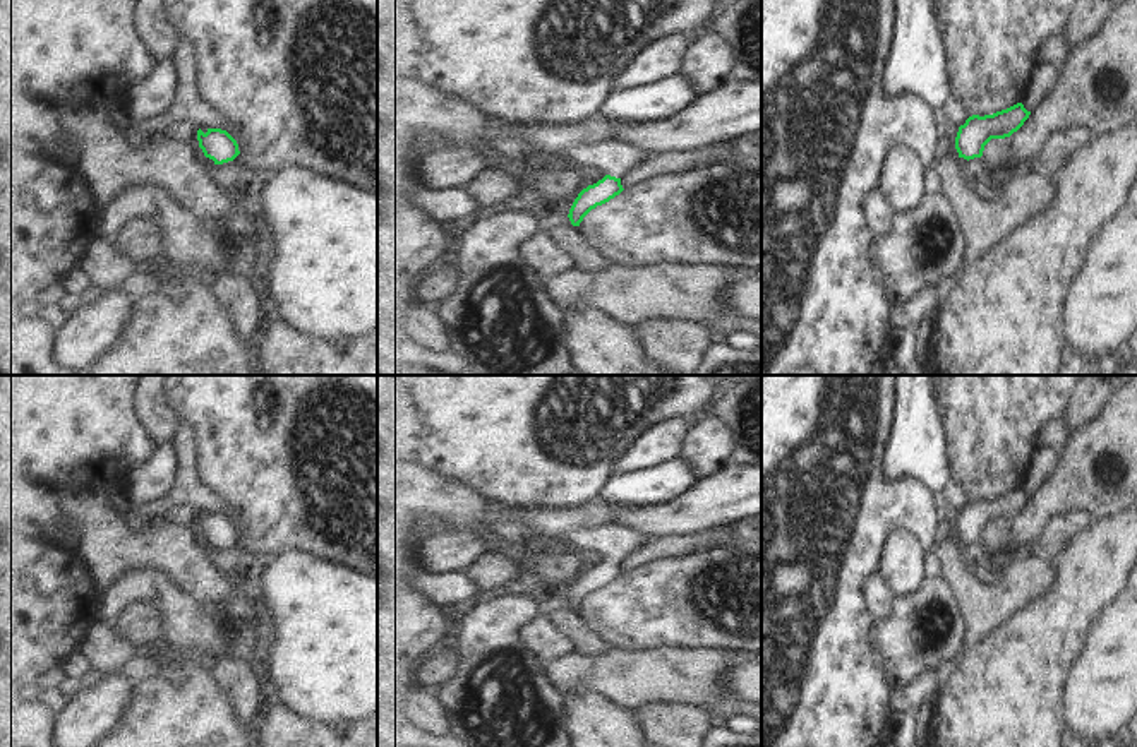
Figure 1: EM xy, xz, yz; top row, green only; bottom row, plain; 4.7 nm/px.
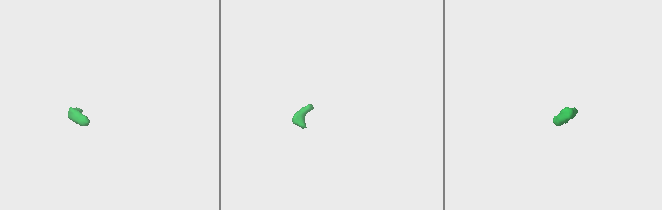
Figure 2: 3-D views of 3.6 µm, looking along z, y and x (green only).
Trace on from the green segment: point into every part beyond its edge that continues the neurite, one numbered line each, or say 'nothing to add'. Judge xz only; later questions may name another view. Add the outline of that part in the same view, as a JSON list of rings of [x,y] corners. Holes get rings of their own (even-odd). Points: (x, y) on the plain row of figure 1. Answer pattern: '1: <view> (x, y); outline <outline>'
1: xz (614, 542); outline [[[604,526],[600,529],[581,529],[571,536],[561,536],[559,540],[569,548],[590,547],[600,552],[605,559],[621,562],[626,555],[638,550],[643,543],[653,536],[638,529],[623,526]]]

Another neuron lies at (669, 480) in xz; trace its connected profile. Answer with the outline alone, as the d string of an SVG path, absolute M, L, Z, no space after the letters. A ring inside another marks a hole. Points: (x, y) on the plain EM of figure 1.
M683 454L653 469L614 476L602 499L628 507L667 504L696 487L701 480L700 469Z

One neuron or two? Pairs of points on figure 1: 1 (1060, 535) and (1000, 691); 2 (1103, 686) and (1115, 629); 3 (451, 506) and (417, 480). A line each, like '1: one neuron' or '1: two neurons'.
1: two neurons
2: one neuron
3: one neuron

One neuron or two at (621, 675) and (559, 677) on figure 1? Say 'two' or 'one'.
one

